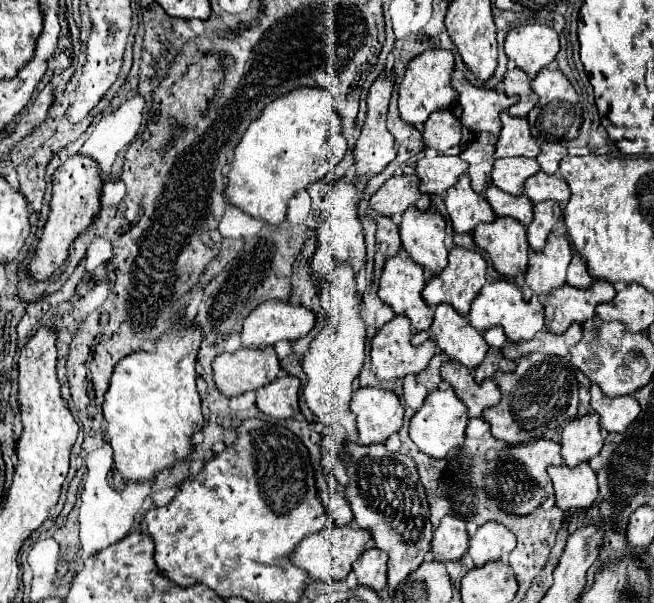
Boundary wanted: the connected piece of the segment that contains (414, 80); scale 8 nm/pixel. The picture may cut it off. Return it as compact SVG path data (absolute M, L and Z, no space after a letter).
M430 50L410 60L404 80L400 82L400 98L398 98L400 116L404 122L424 124L432 112L452 108L452 104L458 100L458 92L450 86L452 70L454 70L454 56L450 50Z

